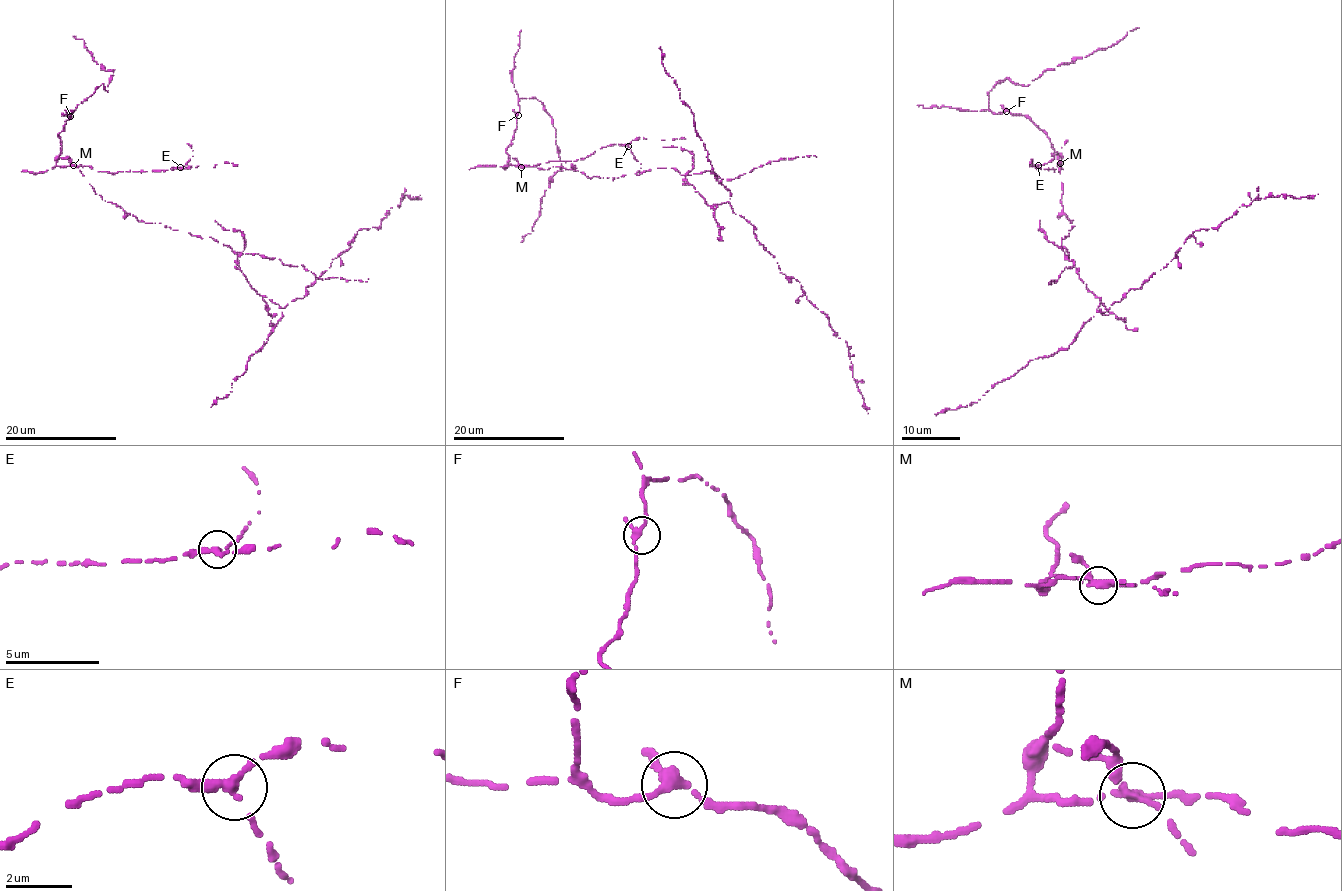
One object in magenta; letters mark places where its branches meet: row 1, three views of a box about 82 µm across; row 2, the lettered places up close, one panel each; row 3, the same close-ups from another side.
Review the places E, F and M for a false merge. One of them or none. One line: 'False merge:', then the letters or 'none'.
False merge: M

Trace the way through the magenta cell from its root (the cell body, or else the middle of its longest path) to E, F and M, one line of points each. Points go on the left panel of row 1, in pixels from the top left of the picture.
E: (170, 228), (161, 223), (140, 222), (102, 199), (78, 167), (89, 166), (110, 173), (180, 167)
F: (170, 228), (161, 223), (140, 222), (102, 199), (78, 167), (56, 164), (62, 146), (57, 135), (70, 116)
M: (170, 228), (161, 223), (140, 222), (115, 203), (102, 199), (78, 167), (73, 166)

